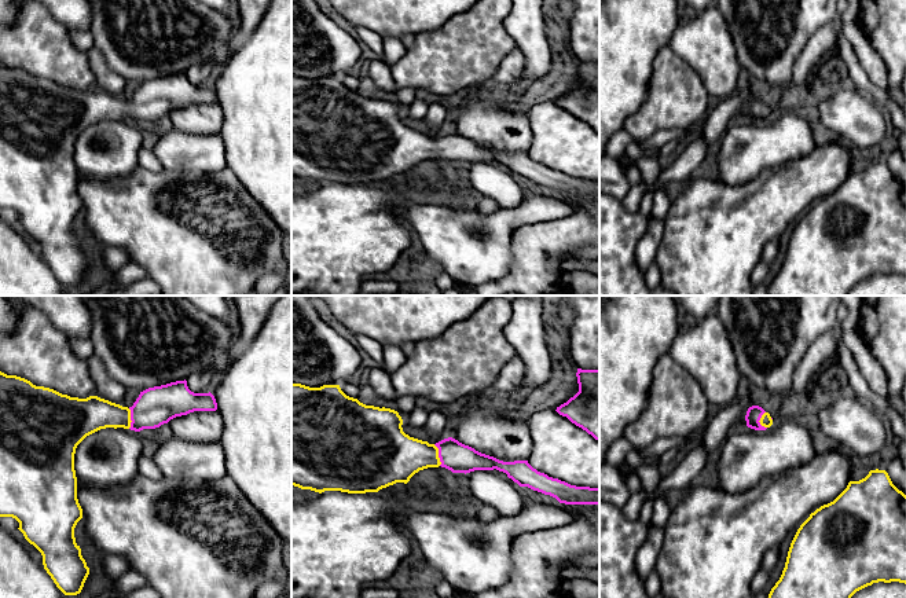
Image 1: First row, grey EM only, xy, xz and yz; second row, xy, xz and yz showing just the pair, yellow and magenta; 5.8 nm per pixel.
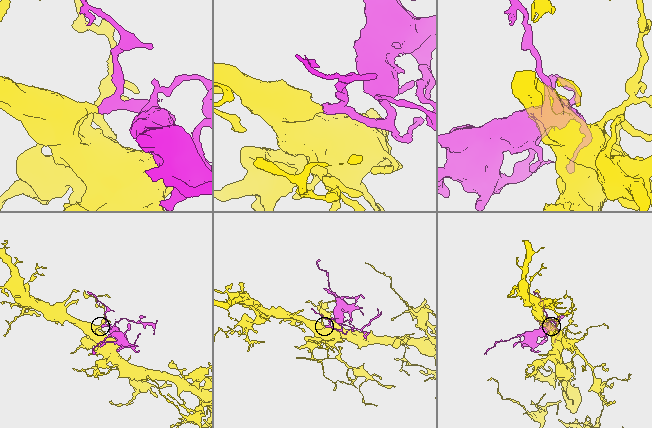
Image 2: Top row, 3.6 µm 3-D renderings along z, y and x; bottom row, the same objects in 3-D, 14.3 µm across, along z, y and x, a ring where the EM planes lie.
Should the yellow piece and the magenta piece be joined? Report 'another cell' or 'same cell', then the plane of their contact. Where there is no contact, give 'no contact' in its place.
same cell; contact in xz

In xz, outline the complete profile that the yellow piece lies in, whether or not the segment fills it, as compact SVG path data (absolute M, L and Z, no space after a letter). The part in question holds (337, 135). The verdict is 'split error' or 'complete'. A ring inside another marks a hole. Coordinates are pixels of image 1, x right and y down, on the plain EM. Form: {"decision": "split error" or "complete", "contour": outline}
{"decision": "split error", "contour": "M291 74L291 177L315 184L378 184L396 175L407 176L419 162L445 159L452 165L499 162L520 179L528 179L565 197L599 197L599 180L576 179L549 169L528 153L503 154L448 129L429 136L403 124L397 103L366 98L346 88L340 77L309 80Z"}

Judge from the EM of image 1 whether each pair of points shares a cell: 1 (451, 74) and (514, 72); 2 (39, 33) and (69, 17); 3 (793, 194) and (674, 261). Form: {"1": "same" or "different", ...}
{"1": "different", "2": "different", "3": "same"}

